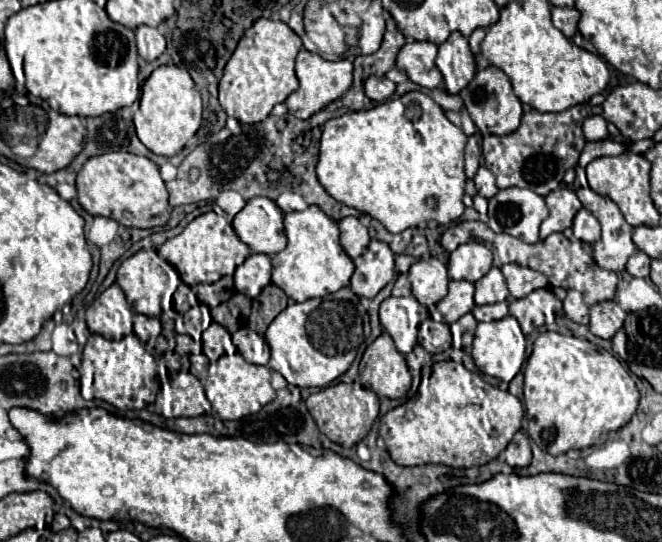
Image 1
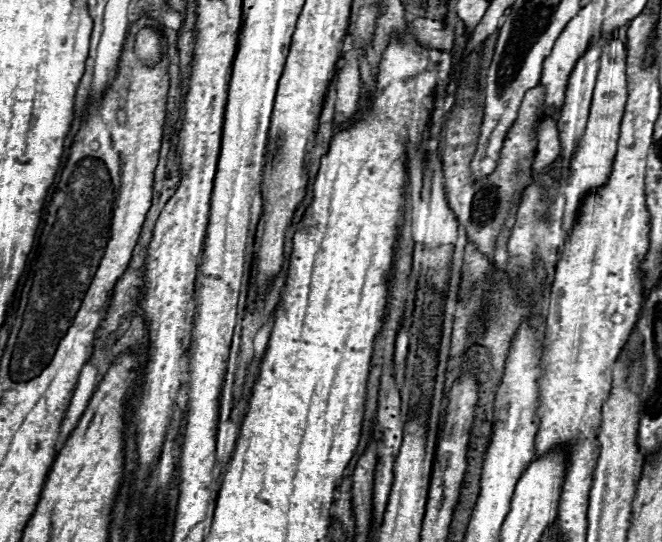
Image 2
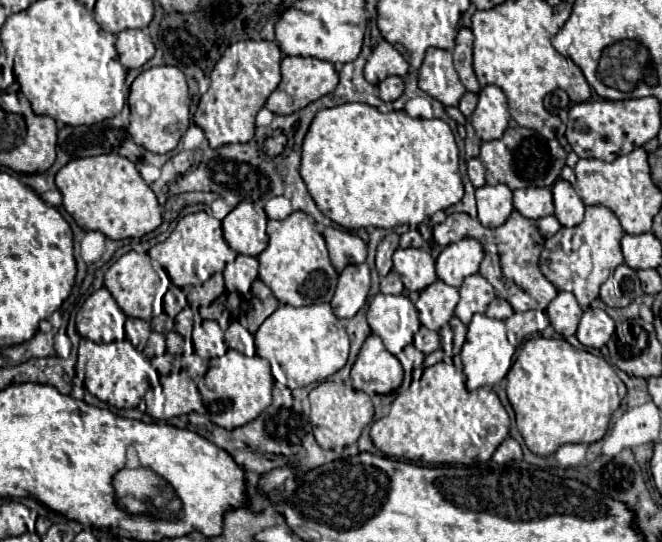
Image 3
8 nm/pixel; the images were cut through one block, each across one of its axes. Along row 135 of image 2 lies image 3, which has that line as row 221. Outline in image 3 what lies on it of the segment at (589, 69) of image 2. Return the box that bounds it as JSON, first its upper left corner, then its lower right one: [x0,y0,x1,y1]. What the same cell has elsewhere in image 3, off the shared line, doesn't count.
[552,180,584,226]

